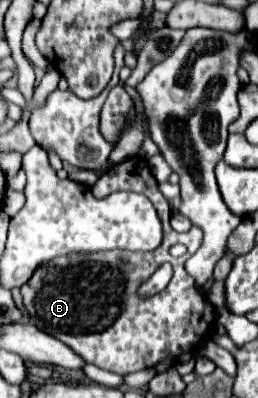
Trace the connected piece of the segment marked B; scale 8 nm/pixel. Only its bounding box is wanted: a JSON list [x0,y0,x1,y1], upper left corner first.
[20,155,214,375]

